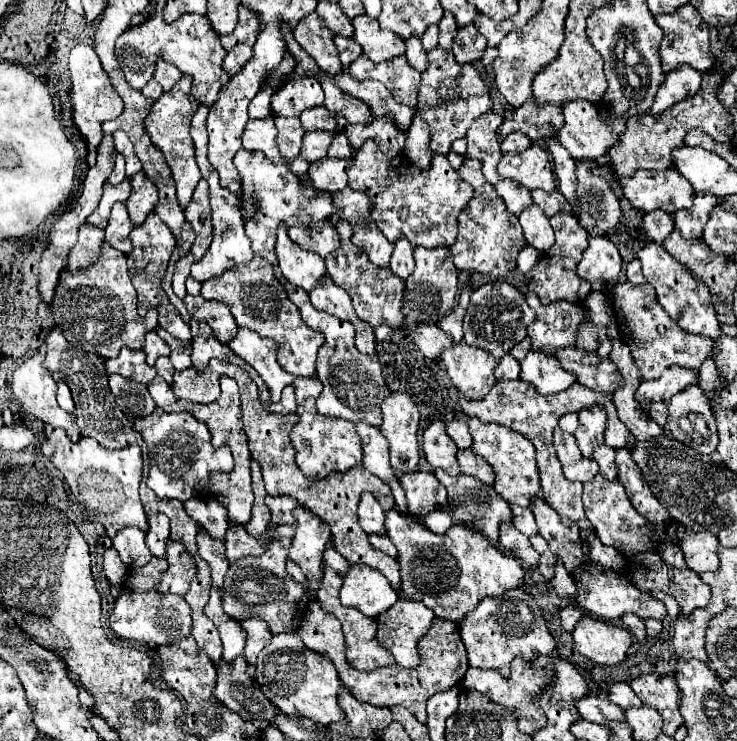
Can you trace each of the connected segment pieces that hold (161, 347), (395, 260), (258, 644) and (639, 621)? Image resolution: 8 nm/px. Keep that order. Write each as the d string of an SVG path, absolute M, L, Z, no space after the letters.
M150 331L146 335L146 343L144 343L144 353L146 353L146 363L148 365L154 365L158 357L168 357L170 355L170 347L166 345L166 341L162 341L158 337L156 331Z
M398 239L394 243L394 253L390 259L390 269L400 279L406 279L414 271L414 257L412 257L412 243L408 239Z
M246 619L246 621L240 621L242 627L246 629L248 633L248 639L246 639L246 649L244 649L244 657L250 665L256 665L256 657L258 653L270 643L272 639L272 633L268 629L268 623L264 619Z
M626 613L626 615L622 615L622 621L624 621L624 625L628 627L628 631L632 631L632 633L634 633L634 637L638 639L638 643L642 645L642 643L644 643L644 639L646 639L644 619L642 619L642 617L638 617L638 615L634 615L634 613Z

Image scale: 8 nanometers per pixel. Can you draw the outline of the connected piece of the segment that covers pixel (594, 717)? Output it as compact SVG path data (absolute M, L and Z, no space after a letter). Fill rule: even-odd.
M588 695L588 697L580 699L576 703L576 707L586 721L592 721L592 723L598 723L598 725L606 725L610 721L624 723L624 711L604 697Z

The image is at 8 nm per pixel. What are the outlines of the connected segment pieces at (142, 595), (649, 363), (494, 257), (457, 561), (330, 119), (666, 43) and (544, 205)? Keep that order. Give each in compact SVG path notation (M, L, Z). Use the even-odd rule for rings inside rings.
M152 559L142 569L133 569L122 585L122 595L116 601L116 607L110 615L112 631L130 641L142 641L148 647L158 647L166 643L174 643L190 635L192 619L190 619L190 605L180 595L162 595L158 593L158 583L164 571L168 568L166 559Z
M628 281L618 283L612 293L612 309L616 315L622 341L630 345L634 361L638 363L638 369L642 371L644 381L658 379L662 371L670 365L698 369L712 351L714 341L710 341L704 335L692 335L688 331L682 331L682 327L678 327L678 323L674 323L674 319L666 315L666 311L658 305L654 287L650 283L642 287L636 287Z
M466 159L464 165L458 169L458 173L466 183L474 187L474 197L458 217L458 237L456 243L450 247L454 265L460 271L484 273L494 279L504 277L506 273L516 269L516 257L520 249L526 245L518 217L508 213L506 205L502 203L494 187L484 179L482 165L476 159Z
M390 509L386 513L386 533L398 549L398 563L400 563L400 577L402 577L400 591L404 593L404 597L408 601L424 603L442 621L460 623L470 611L476 609L476 605L484 597L502 595L504 591L514 589L514 587L518 587L518 583L524 577L524 569L520 567L520 563L514 557L508 557L502 551L498 551L494 545L490 545L486 541L486 537L482 533L474 531L472 527L452 525L446 533L436 535L436 533L428 531L426 527L418 525L416 521L406 519L398 509Z
M324 105L308 109L300 115L302 127L306 131L318 131L318 129L326 129L326 131L334 131L336 129L336 115L332 111L328 111Z
M686 3L684 7L680 7L680 13L670 13L670 15L658 15L656 17L658 27L664 31L664 39L660 43L660 57L662 57L662 69L664 73L670 73L672 69L676 69L678 65L692 65L698 71L708 71L710 67L714 67L714 55L710 55L710 43L706 43L706 39L710 37L710 29L706 27L706 23L702 21L700 13Z
M534 189L532 191L532 199L534 203L544 211L546 217L552 217L556 213L572 213L572 205L564 199L564 195L560 191L552 191L552 193L546 193L542 189Z

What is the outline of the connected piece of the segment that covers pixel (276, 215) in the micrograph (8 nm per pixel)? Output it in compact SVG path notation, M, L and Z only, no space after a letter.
M240 149L234 157L234 165L238 165L238 171L242 179L242 195L241 200L246 206L250 203L250 199L258 199L258 207L260 213L252 219L246 221L246 235L252 239L252 249L256 255L262 255L264 259L268 259L274 267L274 273L278 275L278 265L276 265L276 255L274 255L274 243L276 243L276 229L280 223L296 225L296 223L306 223L306 221L322 221L328 219L336 213L334 201L330 191L316 191L314 197L306 197L304 195L304 185L312 183L308 175L298 177L296 173L292 173L288 169L288 165L284 163L272 163L262 151L248 151L248 149Z

